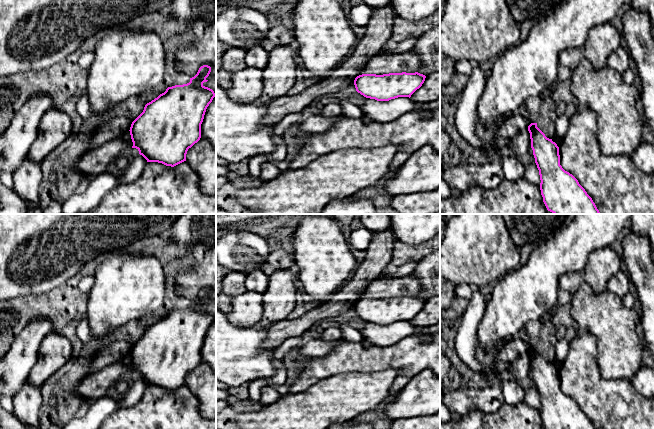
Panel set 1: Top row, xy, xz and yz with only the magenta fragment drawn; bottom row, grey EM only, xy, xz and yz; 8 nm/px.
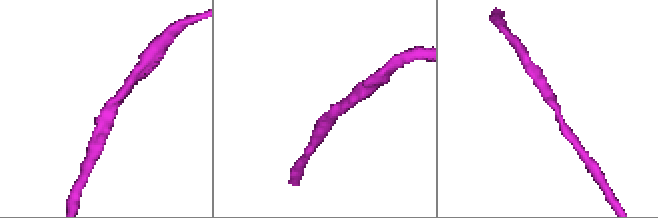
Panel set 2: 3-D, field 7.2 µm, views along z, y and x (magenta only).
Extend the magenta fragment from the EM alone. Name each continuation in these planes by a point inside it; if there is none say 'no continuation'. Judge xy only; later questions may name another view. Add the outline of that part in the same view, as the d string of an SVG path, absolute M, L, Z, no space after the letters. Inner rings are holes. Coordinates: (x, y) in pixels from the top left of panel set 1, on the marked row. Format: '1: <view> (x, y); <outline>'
no continuation

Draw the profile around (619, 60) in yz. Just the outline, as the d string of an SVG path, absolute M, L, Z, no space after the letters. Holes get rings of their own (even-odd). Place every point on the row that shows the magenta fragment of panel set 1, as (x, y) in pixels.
M619 46L609 57L608 66L620 74L629 68L629 53Z

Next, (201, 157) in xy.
M205 138L188 149L186 162L197 173L201 191L207 195L216 194L216 149Z

